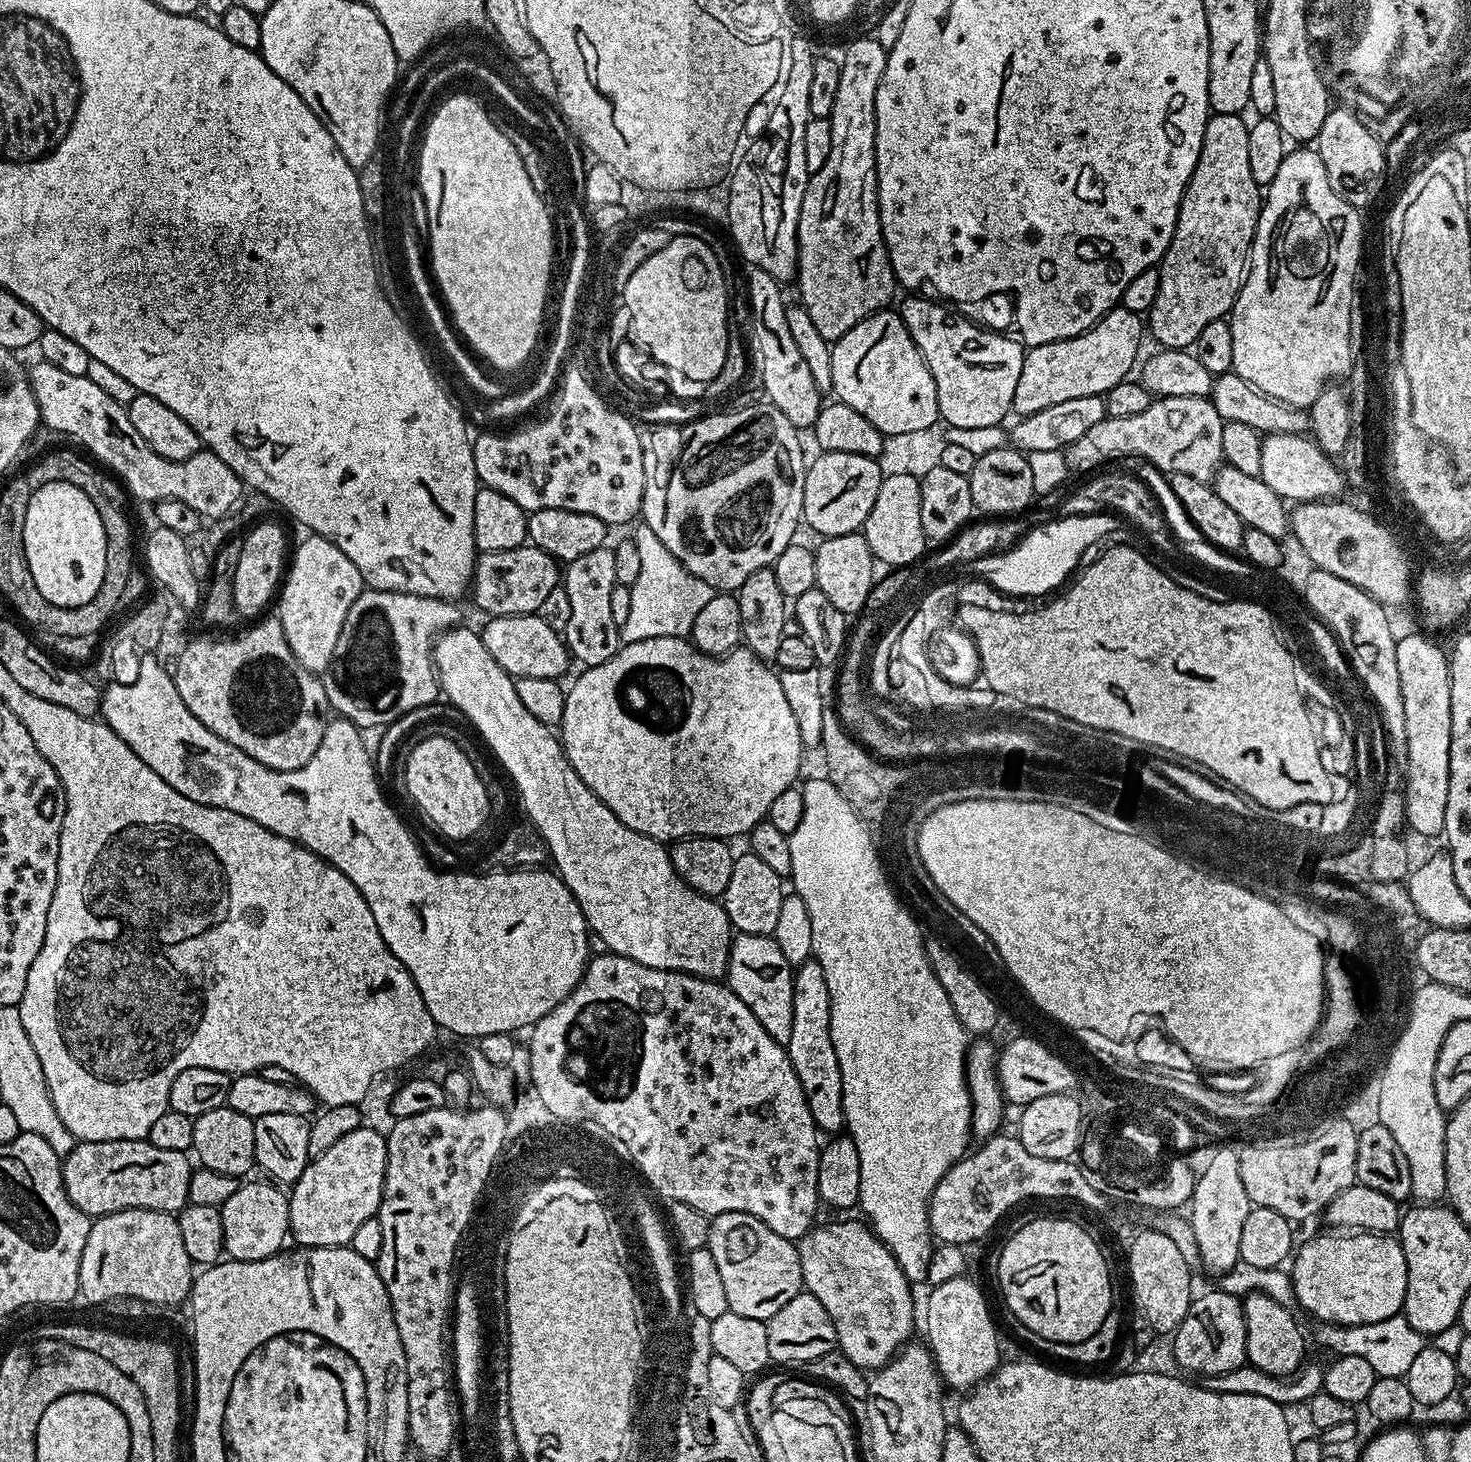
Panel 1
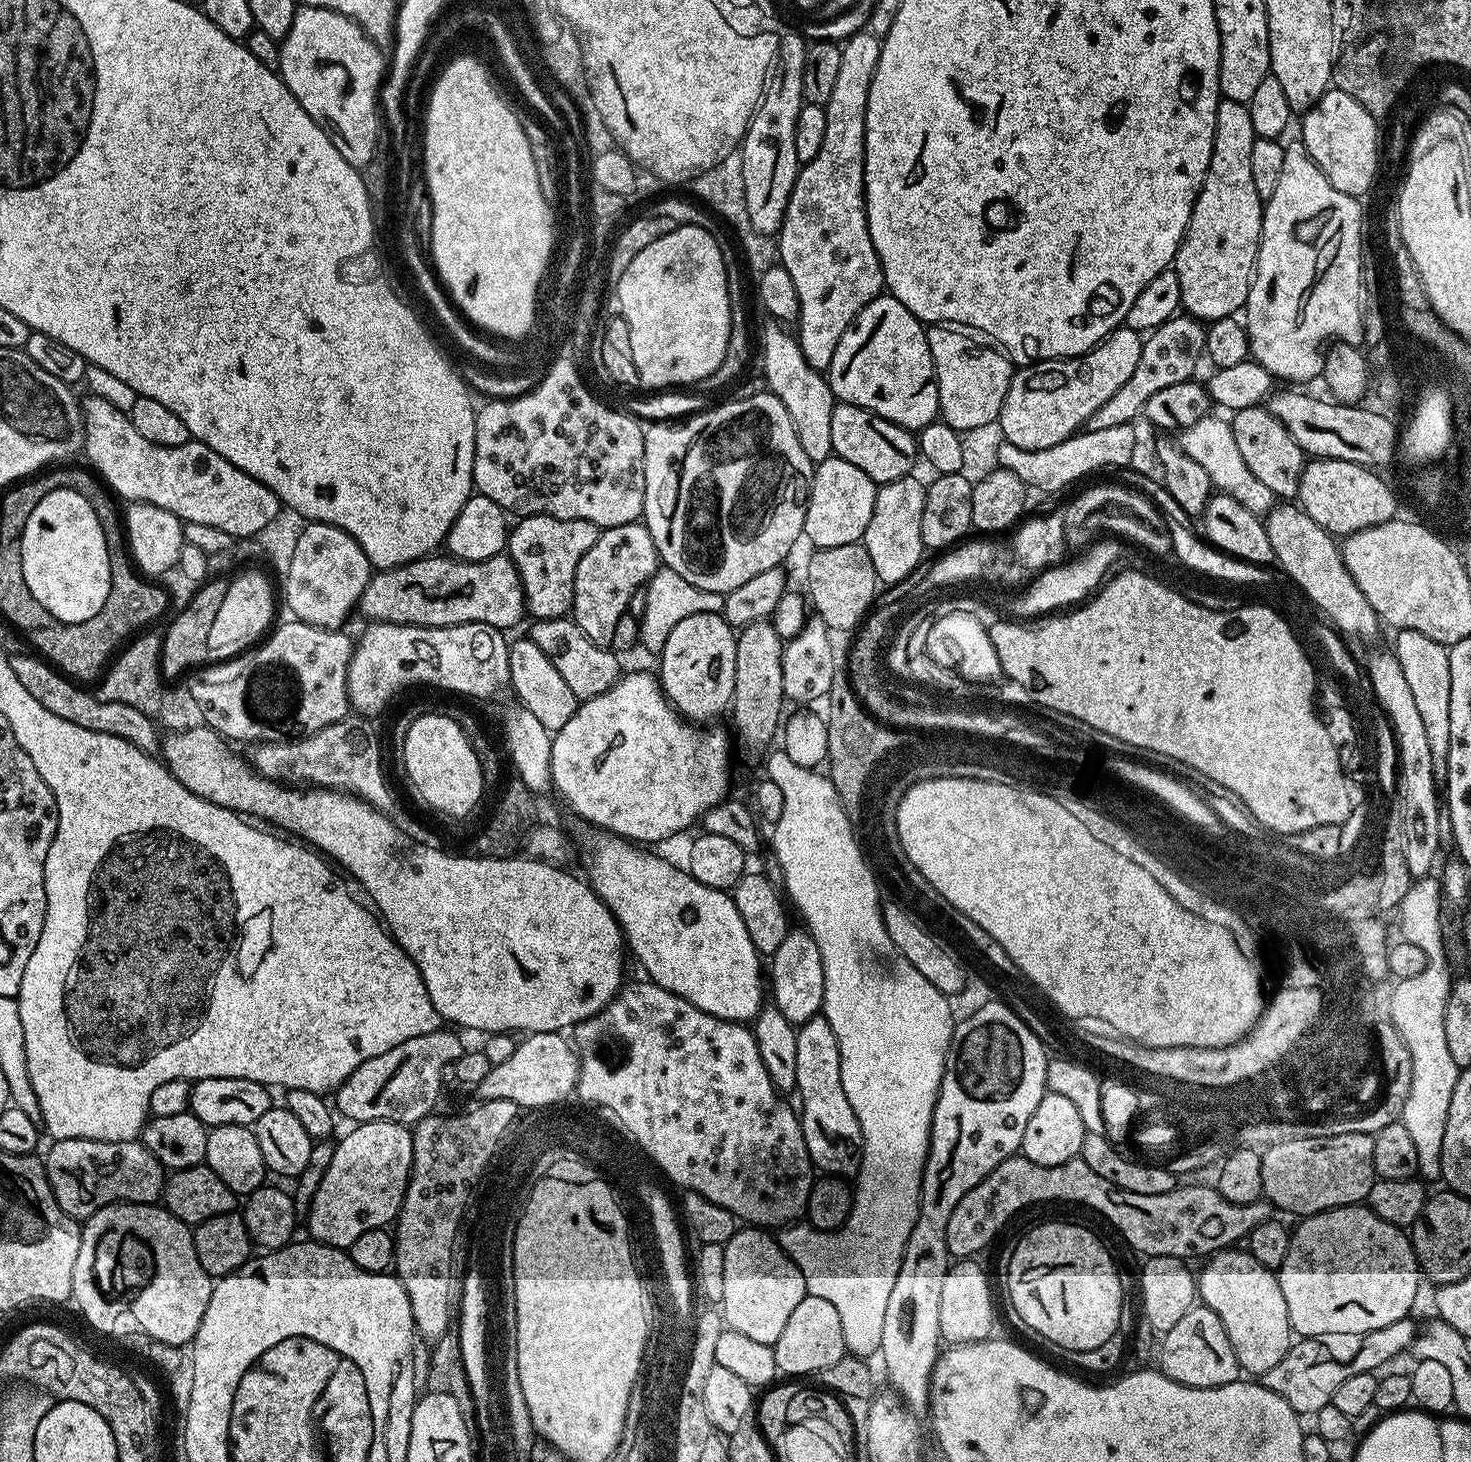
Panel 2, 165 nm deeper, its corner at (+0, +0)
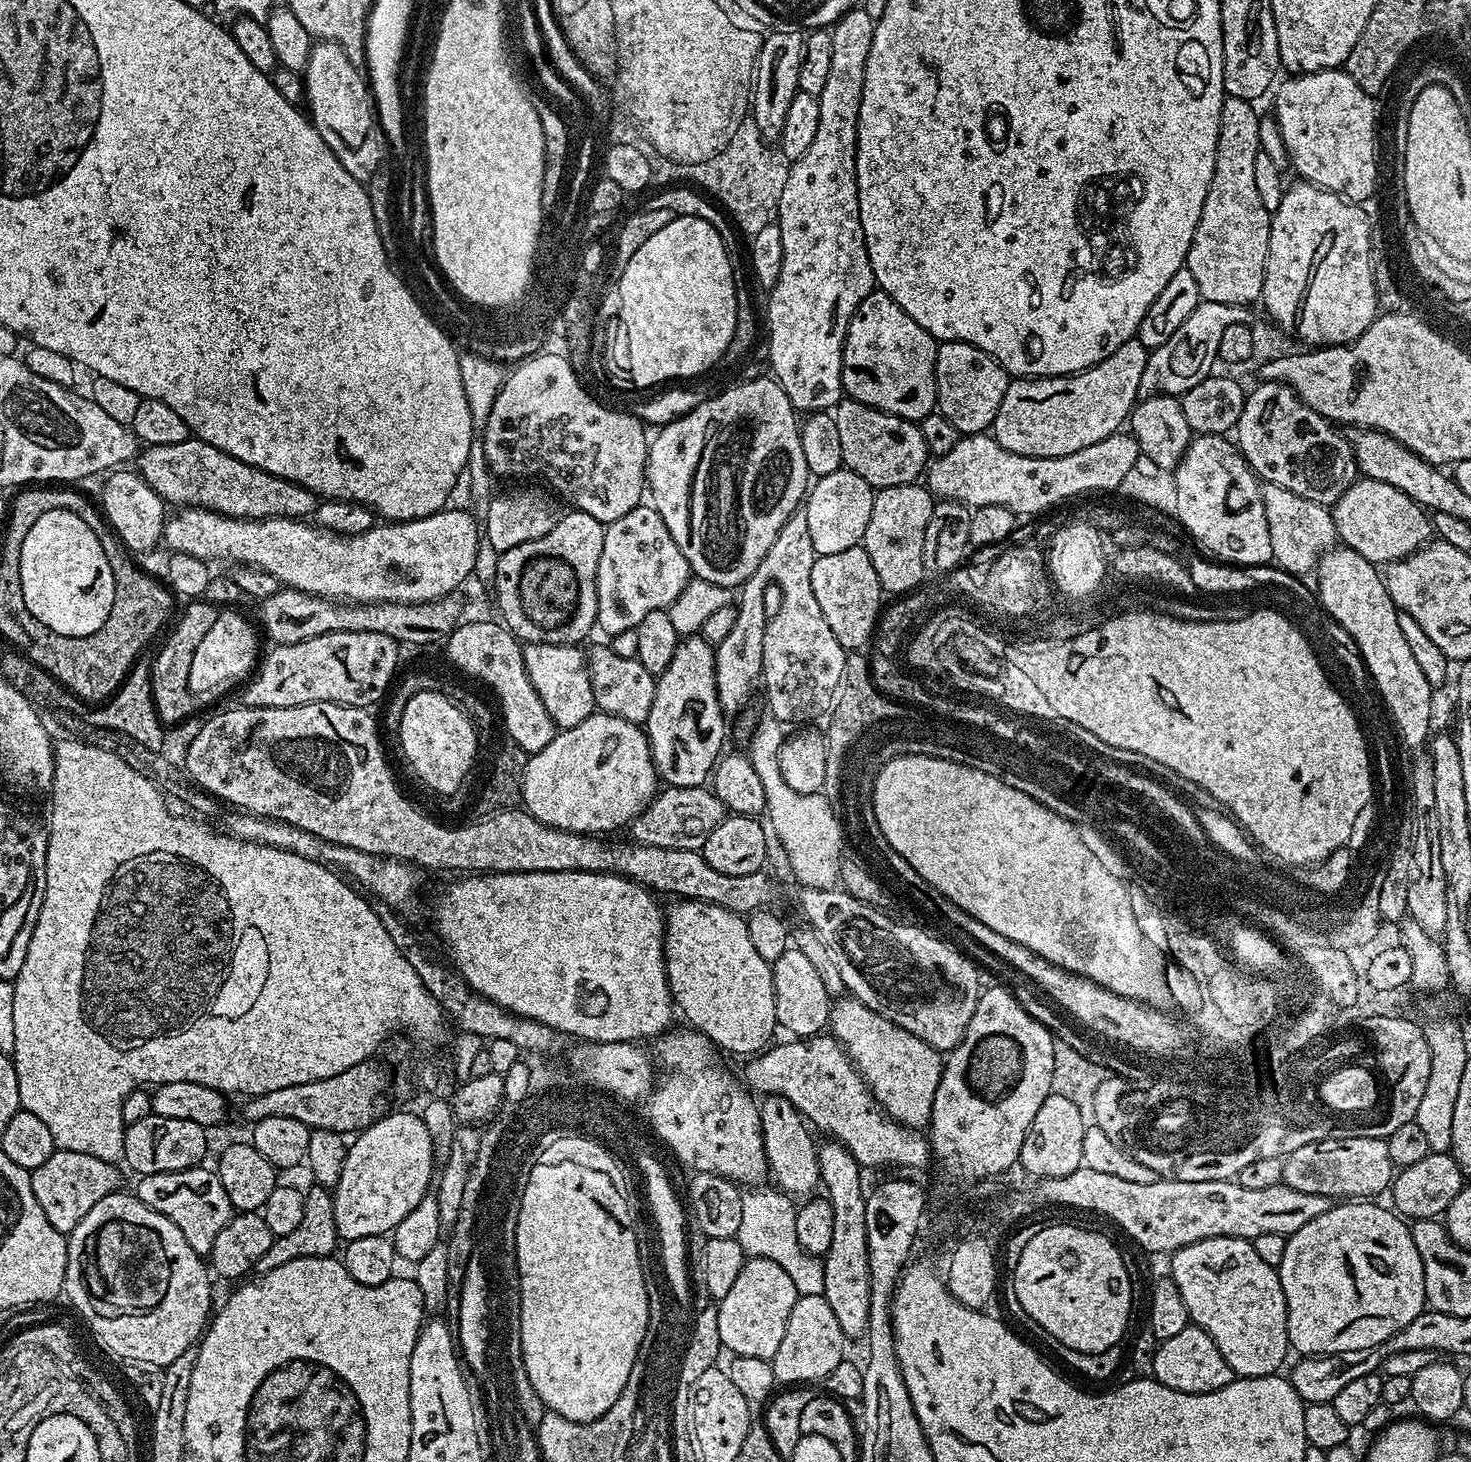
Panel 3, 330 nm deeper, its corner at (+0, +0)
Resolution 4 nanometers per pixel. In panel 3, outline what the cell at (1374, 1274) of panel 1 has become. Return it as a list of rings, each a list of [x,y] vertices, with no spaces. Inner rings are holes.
[[[1340,1202],[1326,1214],[1318,1214],[1302,1230],[1298,1230],[1286,1242],[1286,1254],[1282,1254],[1282,1262],[1278,1269],[1282,1290],[1286,1298],[1286,1310],[1288,1311],[1288,1342],[1293,1349],[1300,1351],[1301,1357],[1305,1356],[1333,1356],[1336,1352],[1349,1352],[1350,1350],[1366,1350],[1383,1346],[1396,1332],[1401,1332],[1418,1314],[1425,1311],[1424,1298],[1424,1267],[1422,1258],[1418,1258],[1418,1250],[1414,1246],[1412,1229],[1391,1207],[1376,1204],[1380,1202]]]

